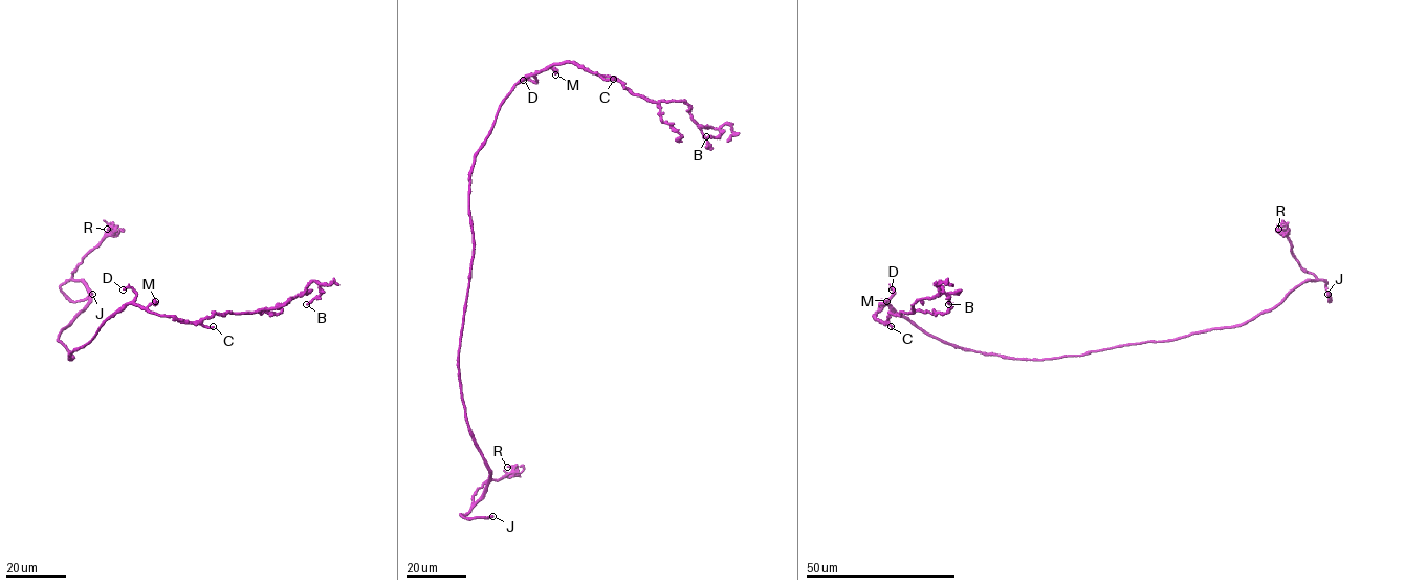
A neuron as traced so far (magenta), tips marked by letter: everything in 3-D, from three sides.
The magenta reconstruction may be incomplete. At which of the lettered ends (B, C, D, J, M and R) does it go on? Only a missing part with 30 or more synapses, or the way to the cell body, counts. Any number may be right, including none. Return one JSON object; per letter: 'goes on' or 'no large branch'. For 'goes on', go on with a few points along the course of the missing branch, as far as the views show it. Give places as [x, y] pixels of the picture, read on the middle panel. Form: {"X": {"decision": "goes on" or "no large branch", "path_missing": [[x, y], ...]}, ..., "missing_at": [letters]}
{"B": {"decision": "no large branch"}, "C": {"decision": "goes on", "path_missing": [[613, 79], [658, 83], [687, 95], [725, 98], [722, 102], [728, 106]]}, "D": {"decision": "goes on", "path_missing": [[523, 80], [513, 80], [531, 93], [546, 116], [548, 170], [529, 205], [508, 200], [500, 192], [502, 183]]}, "J": {"decision": "goes on", "path_missing": [[492, 516], [495, 510], [506, 509], [517, 531], [531, 546], [529, 551], [522, 530], [522, 517], [525, 513]]}, "M": {"decision": "no large branch"}, "R": {"decision": "no large branch"}, "missing_at": ["C", "D", "J"]}

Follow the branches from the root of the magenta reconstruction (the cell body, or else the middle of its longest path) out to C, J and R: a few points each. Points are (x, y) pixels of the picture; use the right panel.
C: (1014, 358), (948, 344), (926, 334), (886, 304), (874, 316), (891, 326)
J: (1014, 358), (1081, 355), (1241, 325), (1274, 308), (1294, 288), (1309, 280), (1326, 283), (1327, 294)
R: (1014, 358), (1081, 355), (1245, 323), (1274, 308), (1297, 286), (1316, 279), (1299, 264), (1290, 241), (1278, 229)

